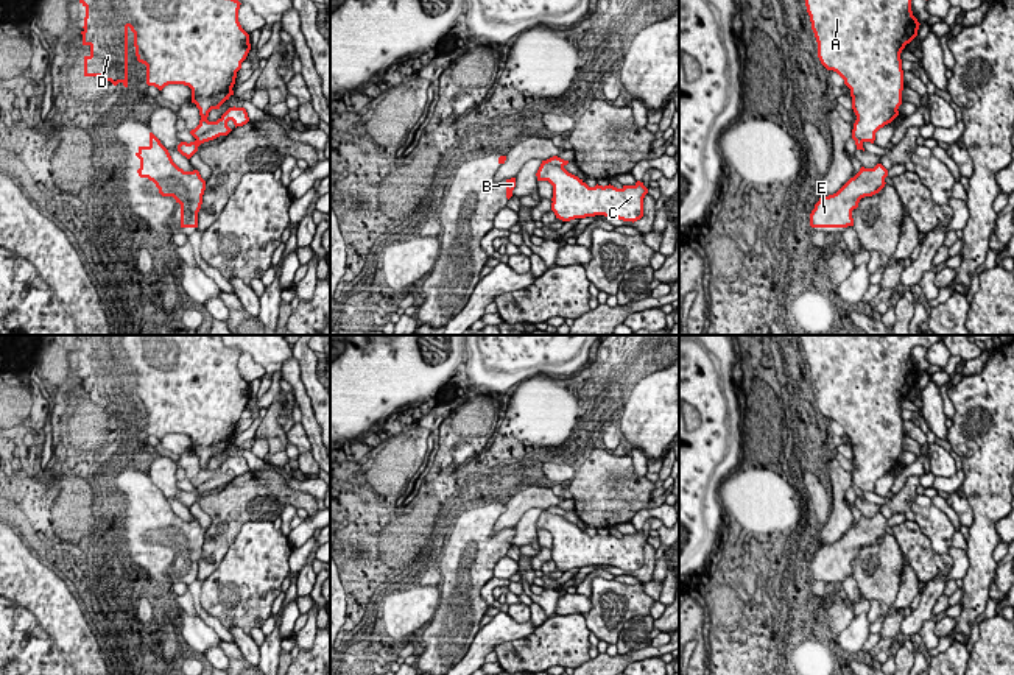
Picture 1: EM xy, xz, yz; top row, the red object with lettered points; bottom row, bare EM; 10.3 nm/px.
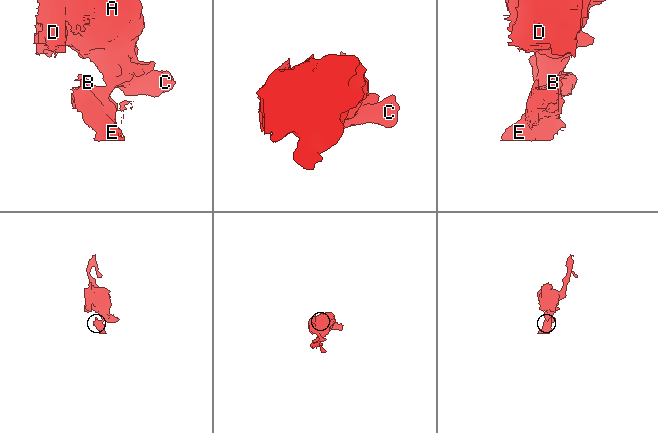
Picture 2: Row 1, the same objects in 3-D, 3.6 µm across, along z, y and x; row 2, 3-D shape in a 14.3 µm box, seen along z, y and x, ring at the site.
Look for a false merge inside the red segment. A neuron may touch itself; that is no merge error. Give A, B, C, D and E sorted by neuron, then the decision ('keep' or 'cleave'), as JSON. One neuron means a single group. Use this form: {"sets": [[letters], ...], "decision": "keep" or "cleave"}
{"sets": [["A", "C", "D"], ["B", "E"]], "decision": "cleave"}

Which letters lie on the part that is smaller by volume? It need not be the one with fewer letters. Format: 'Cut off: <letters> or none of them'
Cut off: B, E

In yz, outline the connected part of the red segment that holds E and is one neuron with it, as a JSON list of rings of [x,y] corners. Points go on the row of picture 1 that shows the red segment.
[[[877,164],[874,168],[861,167],[836,193],[821,196],[810,214],[812,228],[854,226],[852,210],[864,196],[872,196],[885,187],[888,170]]]

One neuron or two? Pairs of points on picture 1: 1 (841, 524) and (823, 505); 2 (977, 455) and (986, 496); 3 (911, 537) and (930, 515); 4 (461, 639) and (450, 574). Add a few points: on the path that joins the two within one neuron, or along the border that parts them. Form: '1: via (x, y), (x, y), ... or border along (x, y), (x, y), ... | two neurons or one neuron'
1: border along (830, 507), (829, 518), (823, 526) | two neurons
2: via (986, 465), (986, 487) | one neuron
3: border along (913, 521), (941, 555) | two neurons
4: via (458, 624), (457, 590) | one neuron

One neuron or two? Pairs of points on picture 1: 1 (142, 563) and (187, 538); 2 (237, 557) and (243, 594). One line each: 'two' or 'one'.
1: one
2: one

